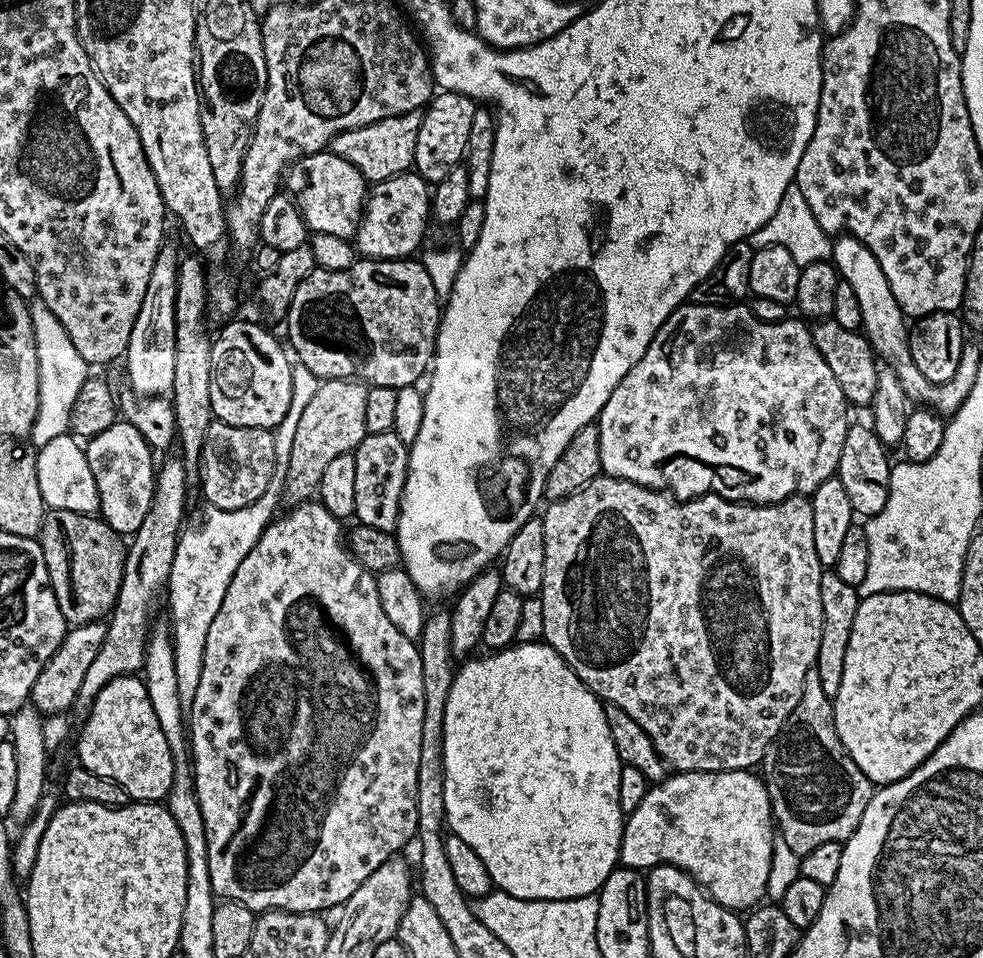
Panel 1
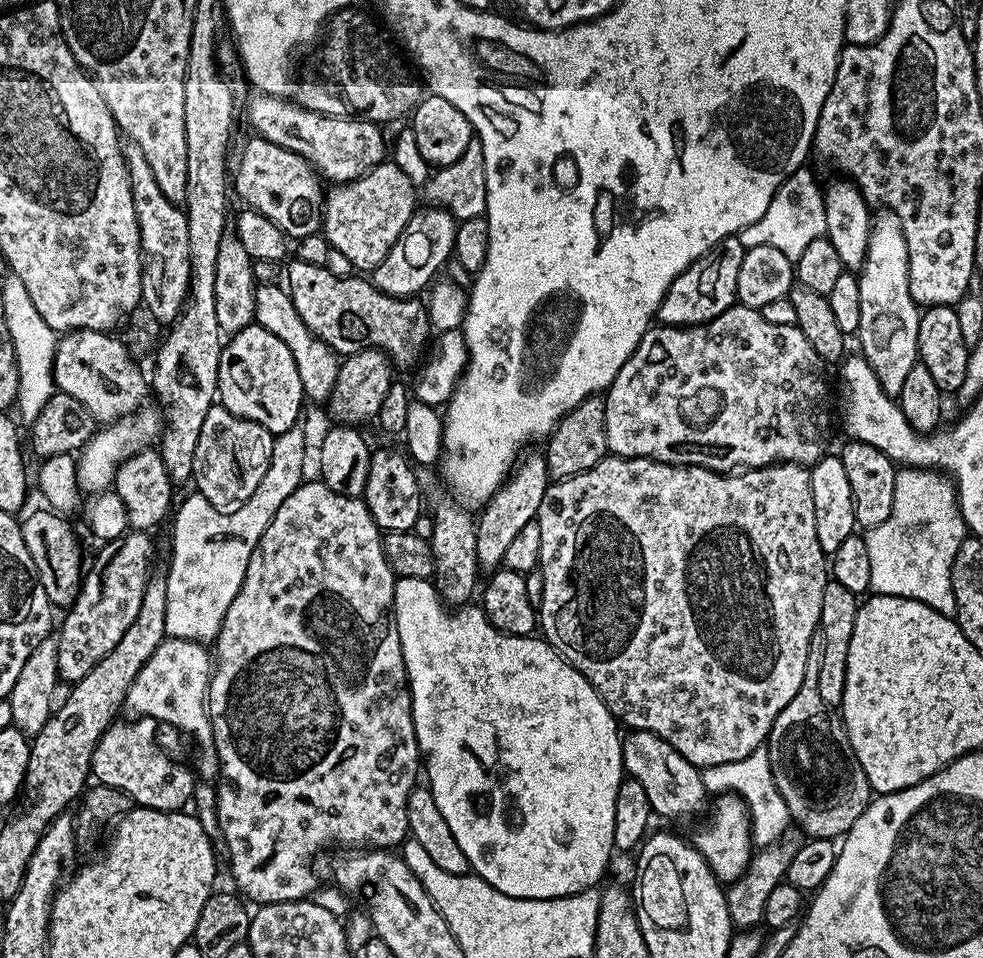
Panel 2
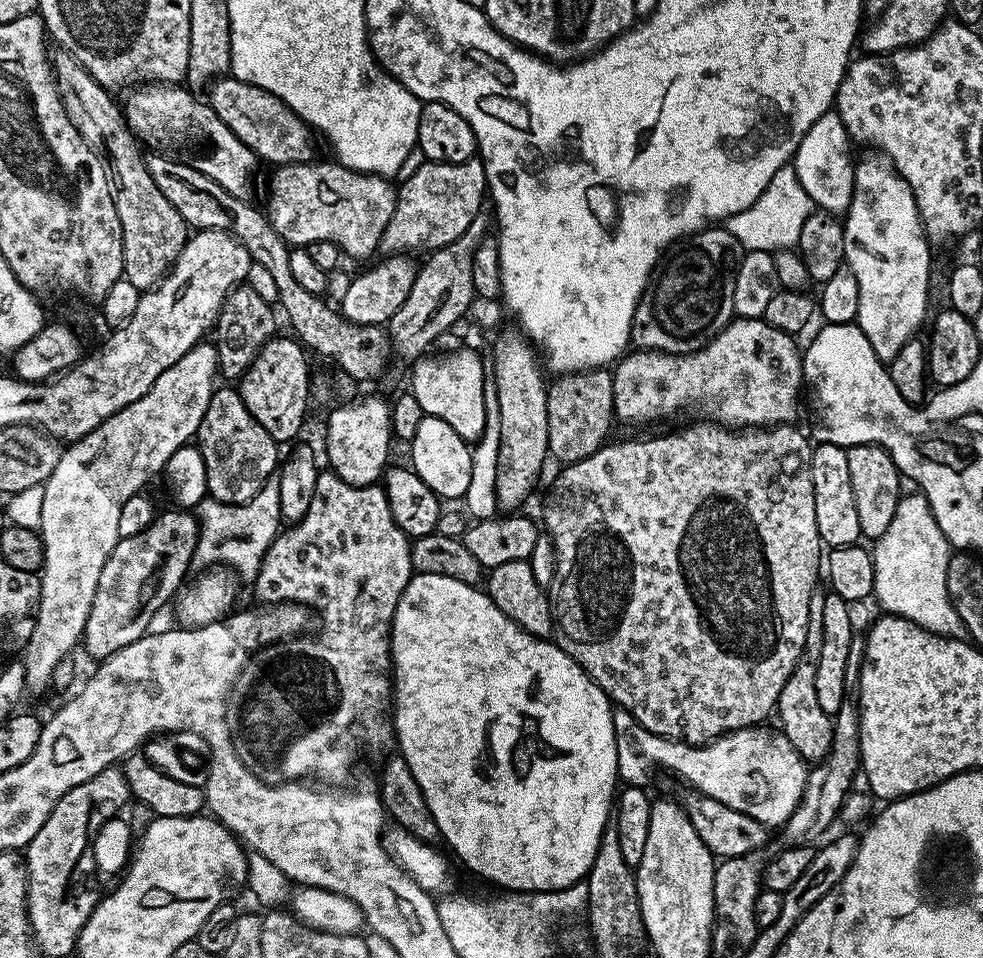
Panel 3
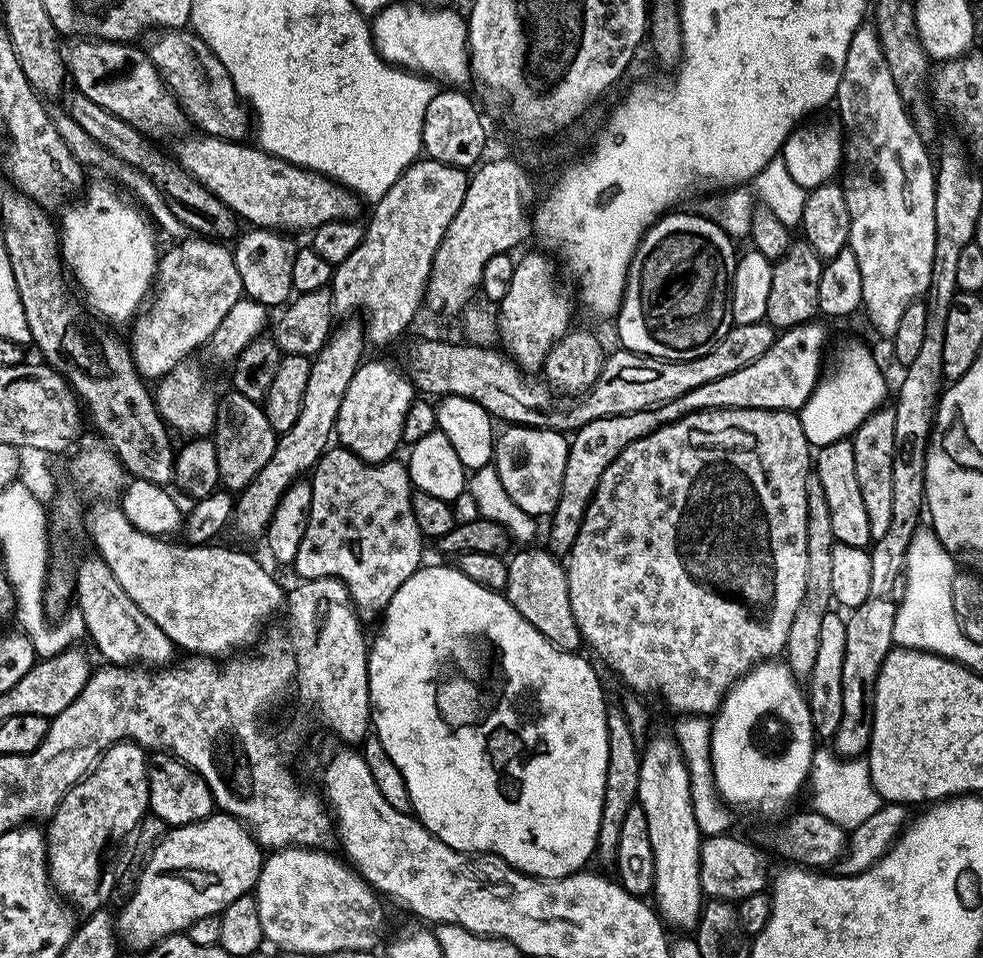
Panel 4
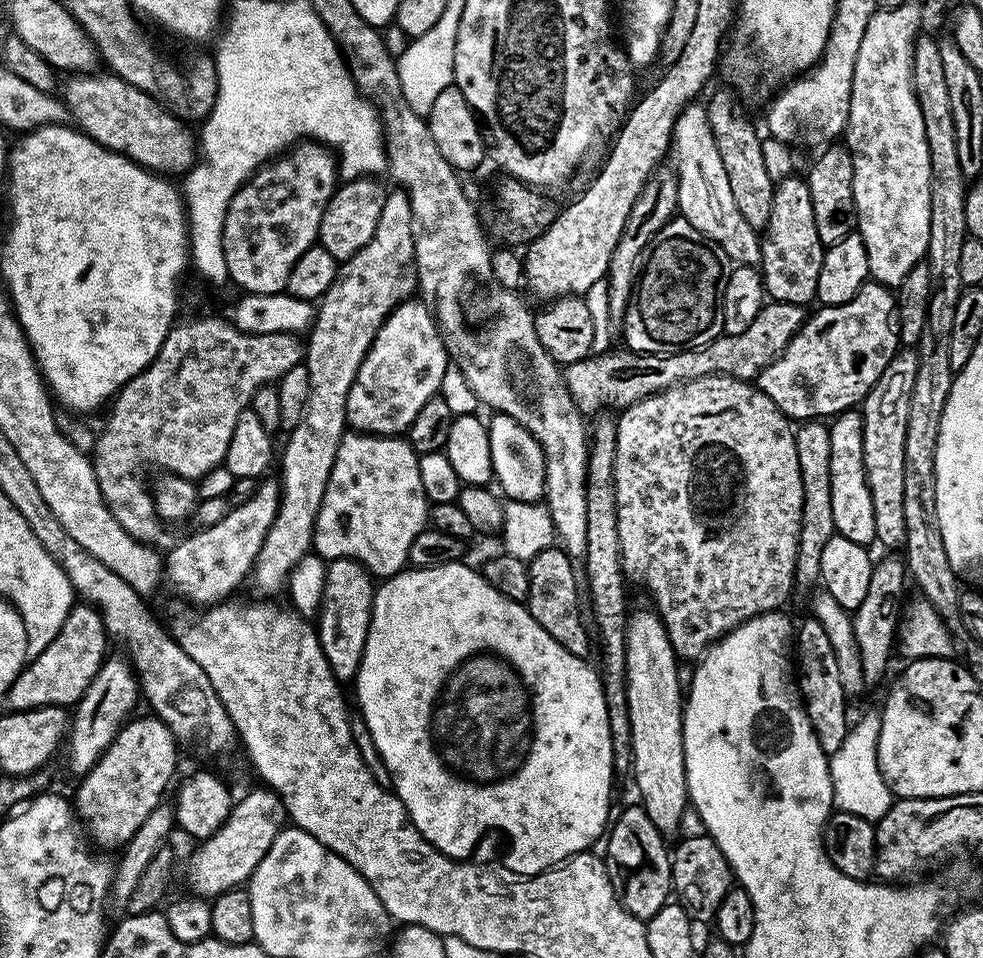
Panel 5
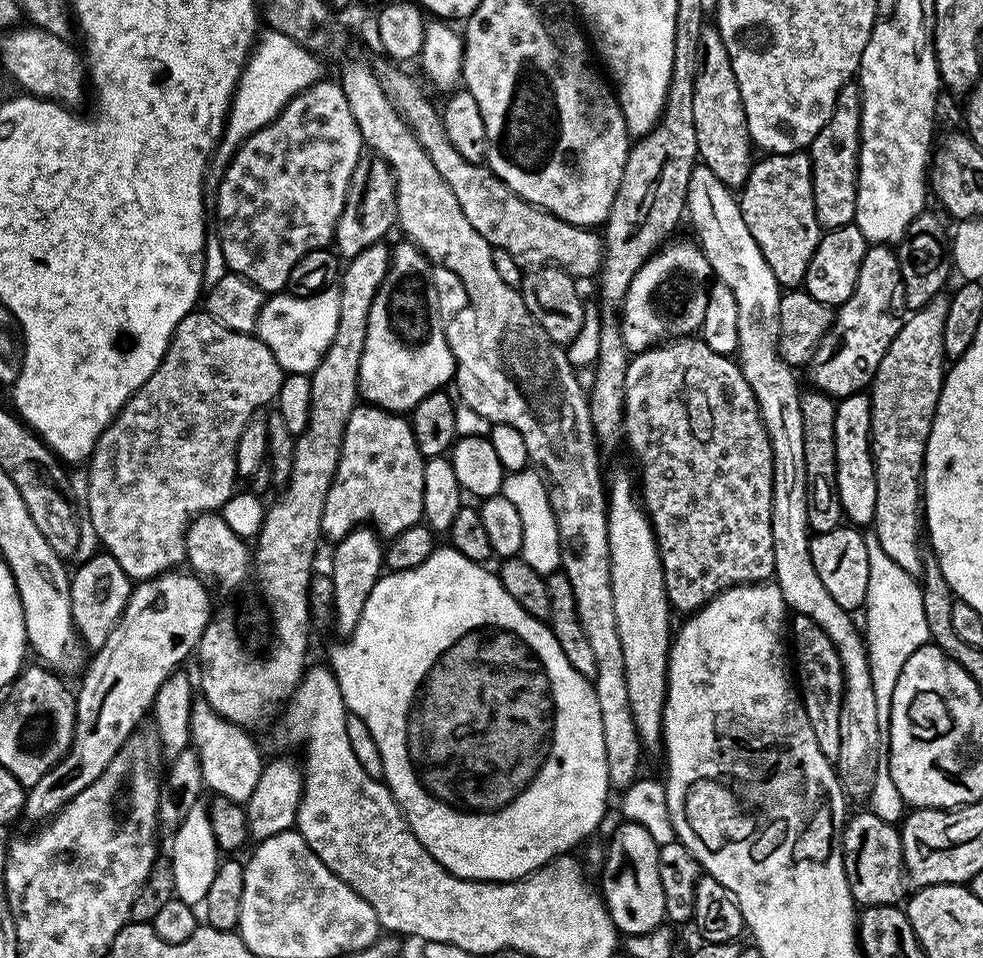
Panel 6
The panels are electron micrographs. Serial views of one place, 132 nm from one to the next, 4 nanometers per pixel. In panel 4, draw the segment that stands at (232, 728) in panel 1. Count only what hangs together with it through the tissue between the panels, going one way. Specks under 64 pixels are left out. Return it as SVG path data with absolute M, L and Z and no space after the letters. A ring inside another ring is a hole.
M339 446L329 447L310 473L313 497L310 503L309 522L306 532L298 546L294 570L300 580L313 580L335 576L350 590L350 598L354 602L361 617L379 617L387 608L390 598L398 594L398 586L410 578L410 574L422 567L420 560L424 556L425 537L418 530L418 522L414 522L412 509L412 479L408 477L408 469L399 459L383 460L380 464L368 464L358 458L350 450Z

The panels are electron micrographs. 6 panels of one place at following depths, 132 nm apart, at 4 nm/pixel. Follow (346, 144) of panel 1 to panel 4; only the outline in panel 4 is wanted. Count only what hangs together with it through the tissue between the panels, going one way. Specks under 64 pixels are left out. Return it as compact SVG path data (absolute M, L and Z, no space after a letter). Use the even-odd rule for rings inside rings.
M168 30L161 36L164 37L153 42L152 49L147 50L146 56L160 72L164 83L176 96L185 116L193 125L197 124L200 127L197 129L201 133L218 136L221 140L243 141L247 137L244 135L247 134L248 128L250 132L250 112L242 103L239 94L236 93L236 88L232 85L232 79L226 66L222 66L222 62L208 49L203 38L191 30Z

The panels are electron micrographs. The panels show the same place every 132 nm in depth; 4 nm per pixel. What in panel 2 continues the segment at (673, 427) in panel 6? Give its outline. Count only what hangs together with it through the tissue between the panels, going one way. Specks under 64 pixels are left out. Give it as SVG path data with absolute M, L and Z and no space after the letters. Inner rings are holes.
M609 454L590 466L590 470L582 470L582 474L549 483L535 520L542 530L538 568L544 574L538 607L539 631L543 639L590 681L625 729L641 728L658 734L658 738L666 738L686 762L701 770L738 762L766 744L778 714L782 714L790 698L794 698L802 686L810 638L820 627L822 590L826 590L830 579L829 561L822 546L818 546L814 494L810 491L810 471L805 465L772 464L768 468L725 474L696 464L667 464L650 458Z

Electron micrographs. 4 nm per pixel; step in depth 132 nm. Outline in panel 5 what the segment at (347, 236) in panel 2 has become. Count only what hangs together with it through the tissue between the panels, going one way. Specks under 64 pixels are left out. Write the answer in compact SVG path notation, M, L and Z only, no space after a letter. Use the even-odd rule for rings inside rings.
M72 74L67 77L68 81L63 81L62 92L64 88L64 94L62 93L62 101L65 107L68 108L68 112L71 119L74 121L75 127L81 132L85 132L86 135L91 138L94 142L98 142L104 148L109 148L111 152L118 152L121 156L128 157L129 160L133 160L134 163L142 165L142 167L147 168L148 171L157 174L172 174L168 172L177 172L177 174L183 174L188 171L194 164L194 158L192 158L192 148L194 152L194 132L191 132L187 128L189 125L185 123L183 119L175 111L169 110L151 91L134 86L130 82L126 82L122 78L111 74Z

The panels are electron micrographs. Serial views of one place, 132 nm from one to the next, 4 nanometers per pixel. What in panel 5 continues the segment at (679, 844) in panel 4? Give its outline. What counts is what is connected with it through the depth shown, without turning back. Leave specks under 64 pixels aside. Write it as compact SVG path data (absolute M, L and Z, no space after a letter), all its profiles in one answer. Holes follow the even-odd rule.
M640 608L628 617L626 630L626 682L628 683L628 713L632 735L632 770L636 776L636 788L640 791L639 803L646 810L650 822L658 826L665 838L672 838L680 831L680 819L684 809L689 807L686 786L686 754L682 726L684 725L684 701L678 684L678 657L672 648L670 638L655 611Z

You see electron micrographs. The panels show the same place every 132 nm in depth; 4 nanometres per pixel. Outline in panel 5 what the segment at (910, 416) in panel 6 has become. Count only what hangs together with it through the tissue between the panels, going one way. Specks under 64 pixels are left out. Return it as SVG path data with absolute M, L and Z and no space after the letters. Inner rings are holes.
M897 351L895 358L889 362L886 370L882 370L878 382L874 382L862 401L862 454L866 466L866 482L870 486L870 502L874 502L874 530L877 541L881 545L884 543L888 550L899 549L906 538L906 418L910 411L910 394L914 391L914 374L918 374L916 352Z

